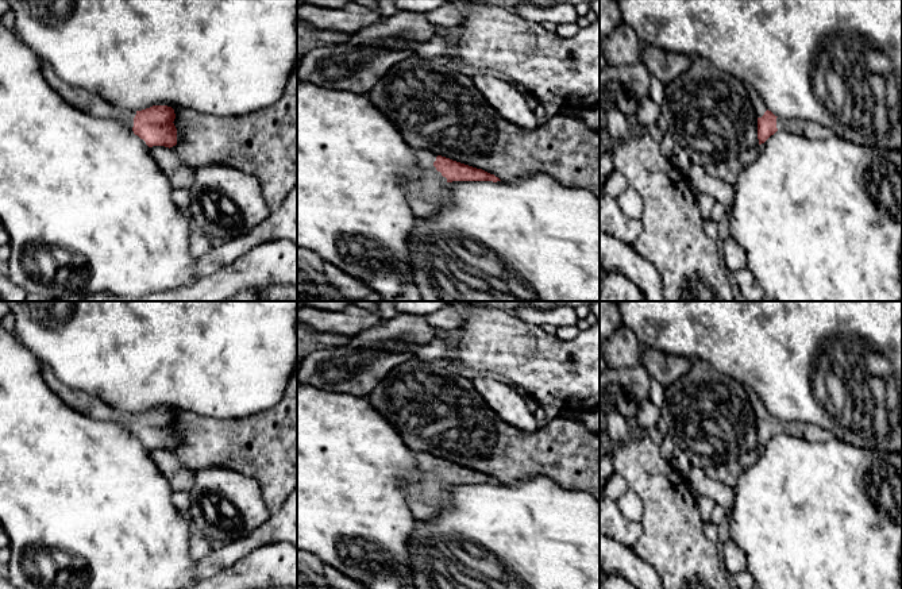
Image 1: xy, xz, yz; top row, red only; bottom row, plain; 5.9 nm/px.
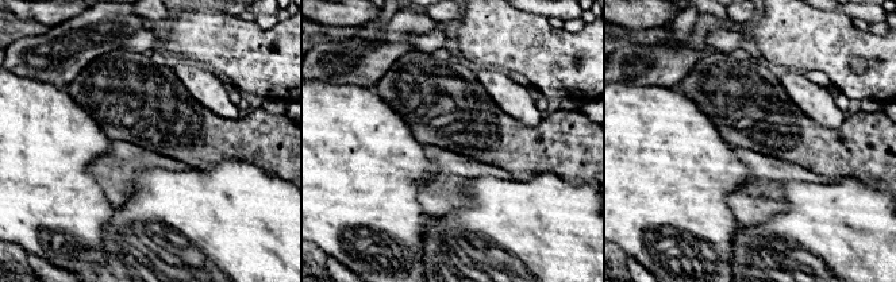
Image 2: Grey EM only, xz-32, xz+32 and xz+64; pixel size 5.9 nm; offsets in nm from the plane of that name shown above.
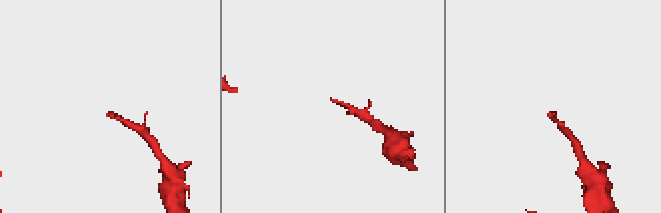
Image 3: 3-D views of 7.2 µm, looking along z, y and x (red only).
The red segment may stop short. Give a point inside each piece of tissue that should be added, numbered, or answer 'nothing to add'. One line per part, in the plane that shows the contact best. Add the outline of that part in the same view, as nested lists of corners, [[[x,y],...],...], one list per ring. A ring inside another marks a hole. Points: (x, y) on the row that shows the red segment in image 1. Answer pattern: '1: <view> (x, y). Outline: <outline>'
1: xz (424, 200). Outline: [[[415,150],[417,165],[423,170],[419,188],[405,186],[409,205],[417,217],[431,217],[435,215],[439,204],[439,188],[447,182],[447,178],[436,170],[433,162],[437,154],[429,150]]]

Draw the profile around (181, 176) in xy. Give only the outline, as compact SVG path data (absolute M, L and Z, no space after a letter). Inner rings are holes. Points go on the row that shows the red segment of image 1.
M153 146L150 154L167 176L173 188L188 190L194 181L194 169L185 165L169 147Z

